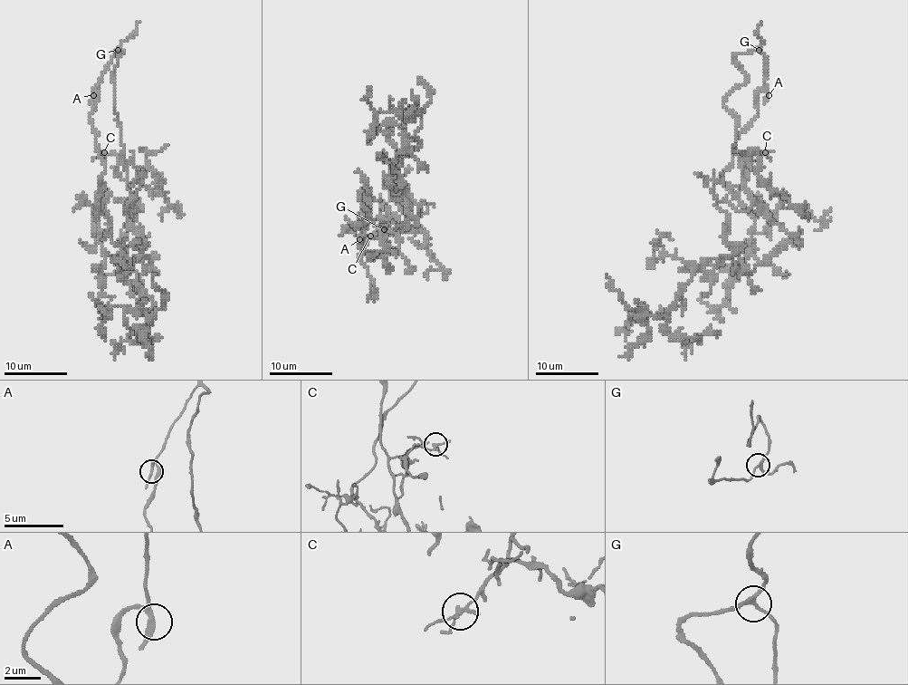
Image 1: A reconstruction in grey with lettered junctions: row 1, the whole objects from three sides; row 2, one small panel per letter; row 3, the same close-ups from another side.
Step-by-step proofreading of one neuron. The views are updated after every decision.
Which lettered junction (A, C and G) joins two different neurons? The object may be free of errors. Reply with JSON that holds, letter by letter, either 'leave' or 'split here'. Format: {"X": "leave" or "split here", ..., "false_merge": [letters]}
{"A": "leave", "C": "leave", "G": "leave", "false_merge": []}

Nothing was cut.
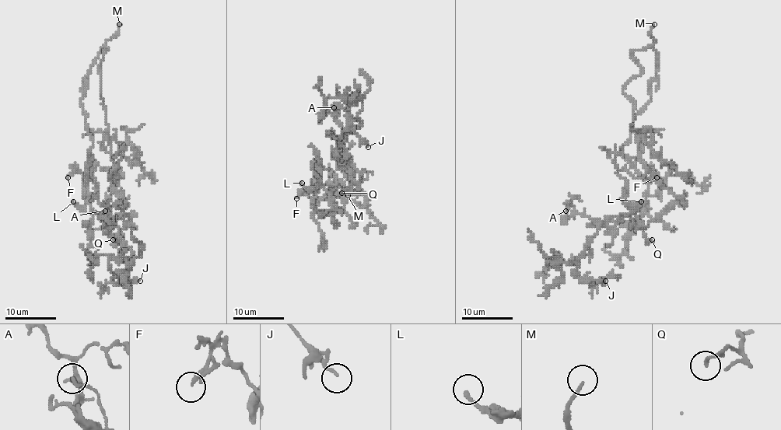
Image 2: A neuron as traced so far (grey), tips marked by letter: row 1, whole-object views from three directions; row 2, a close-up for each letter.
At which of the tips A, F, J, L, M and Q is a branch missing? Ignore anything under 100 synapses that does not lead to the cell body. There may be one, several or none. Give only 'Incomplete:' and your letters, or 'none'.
Incomplete: M

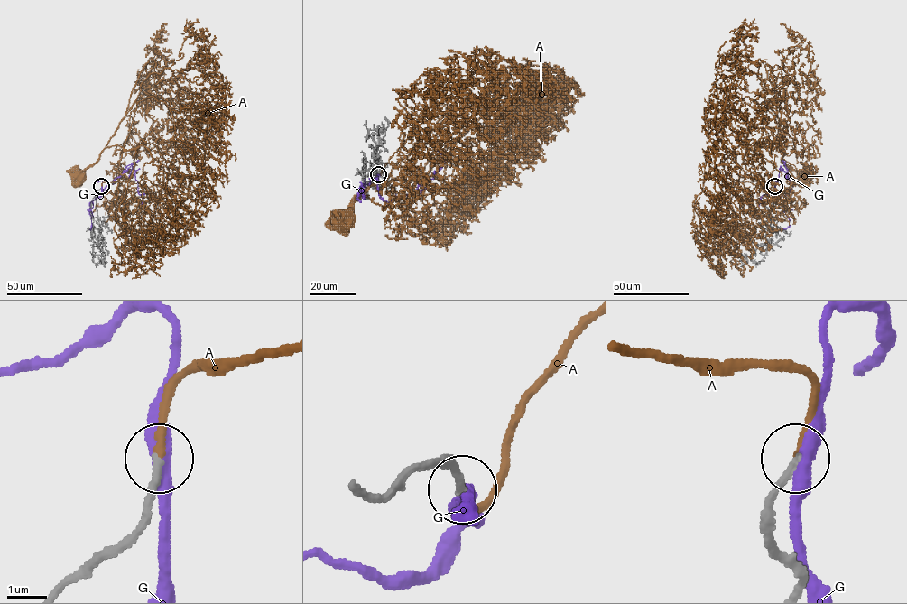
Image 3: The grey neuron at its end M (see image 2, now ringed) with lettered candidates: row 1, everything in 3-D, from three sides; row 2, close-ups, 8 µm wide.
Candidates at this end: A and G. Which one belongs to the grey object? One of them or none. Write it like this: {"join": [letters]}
{"join": ["A"]}

